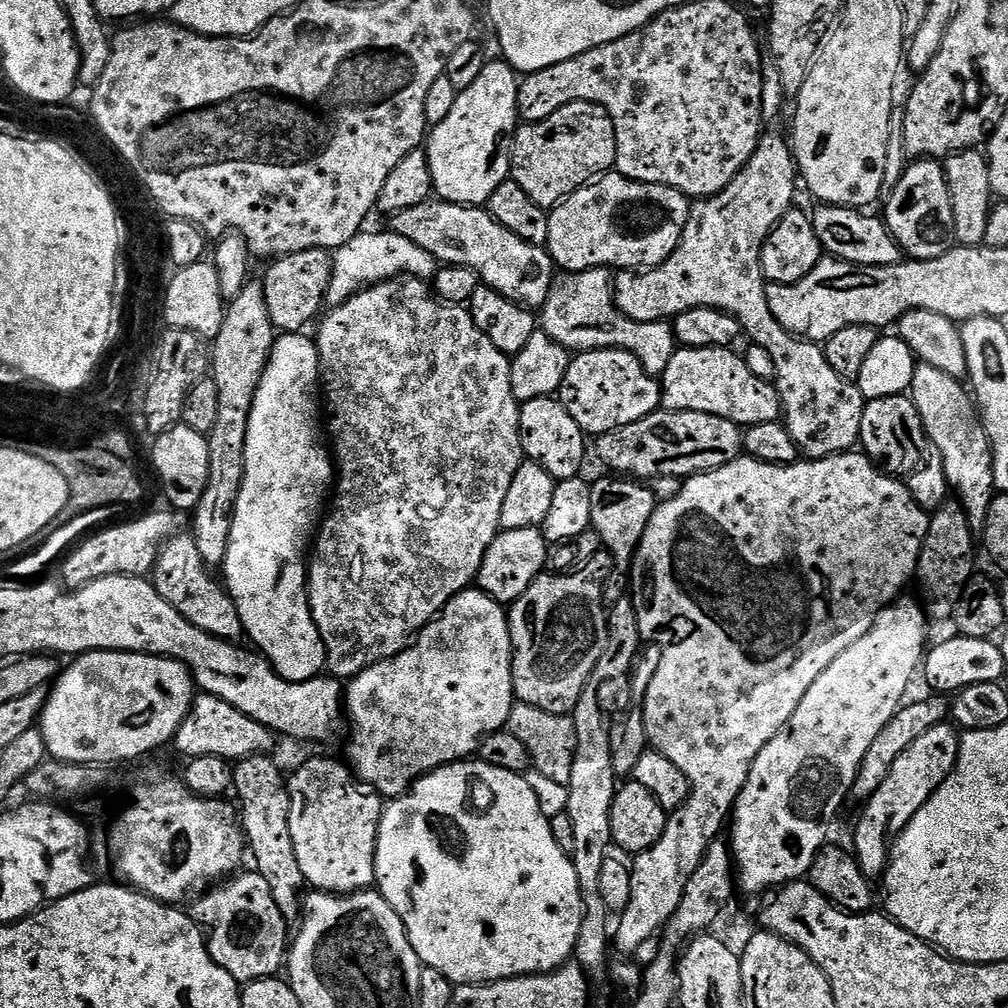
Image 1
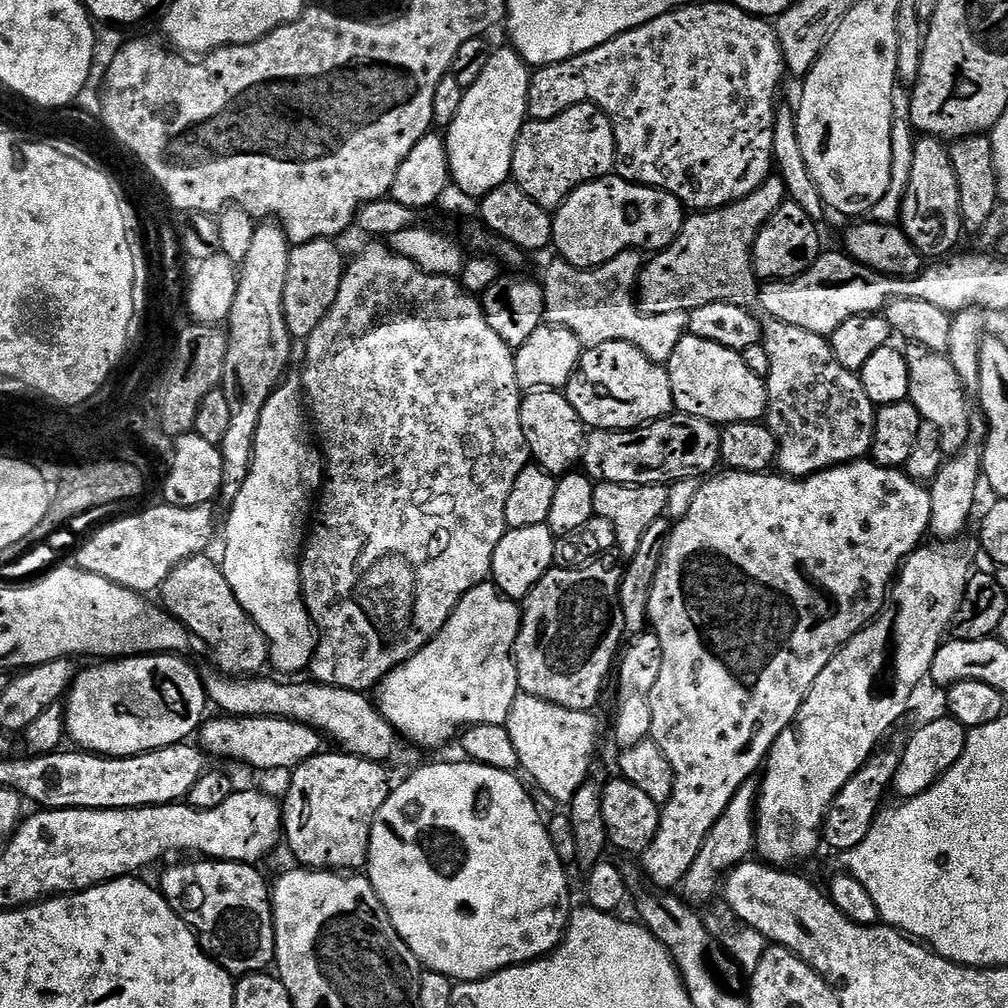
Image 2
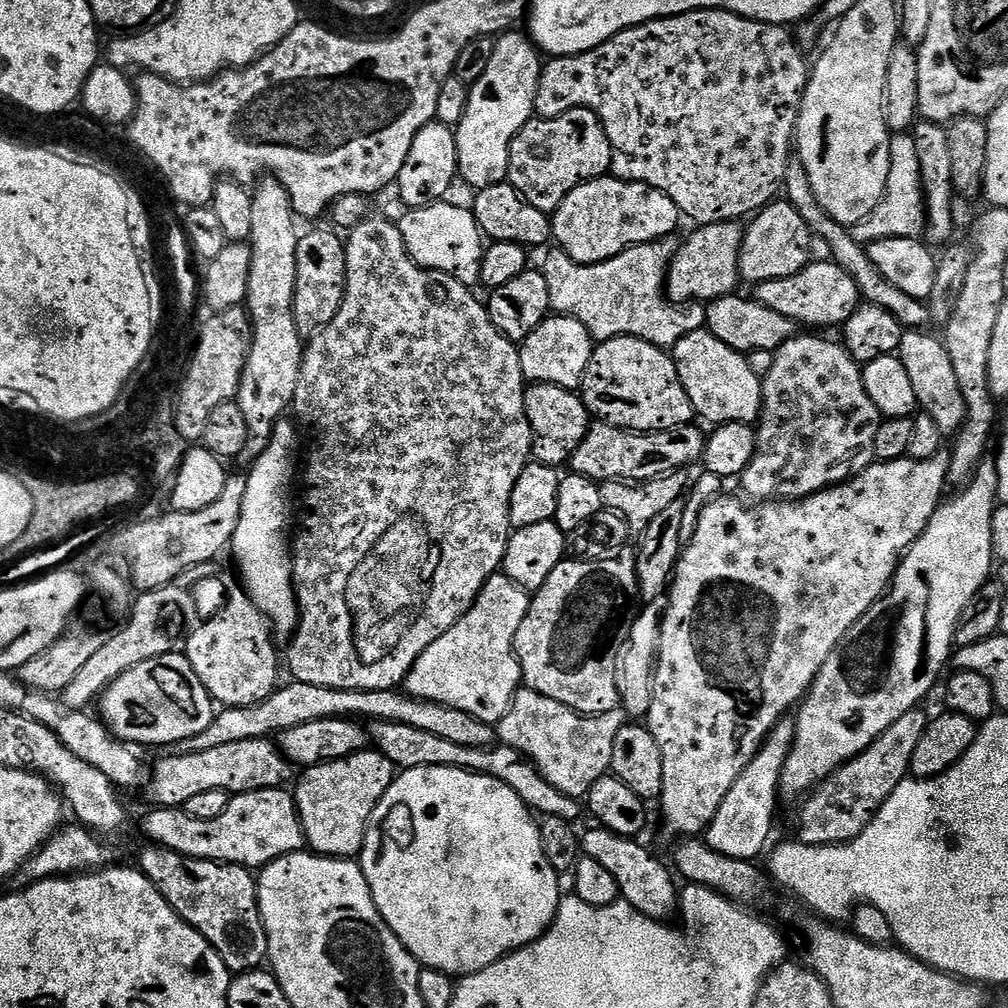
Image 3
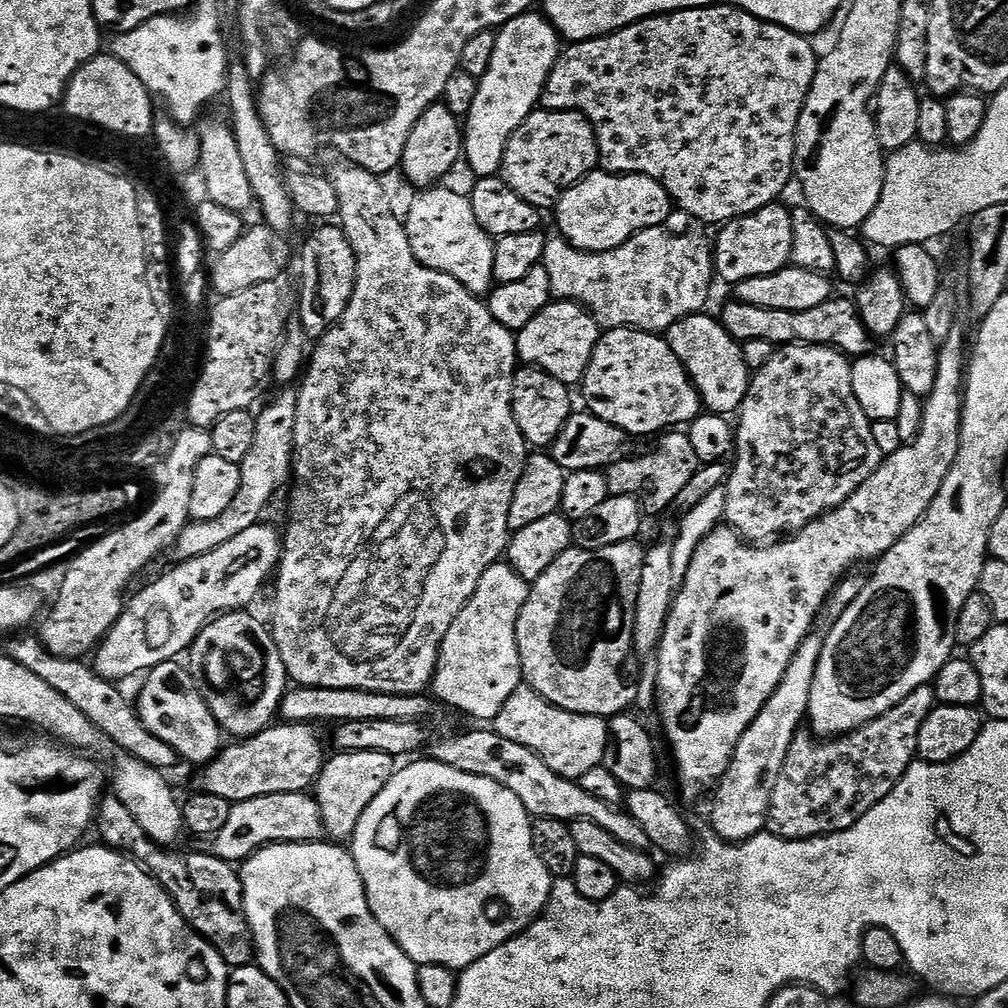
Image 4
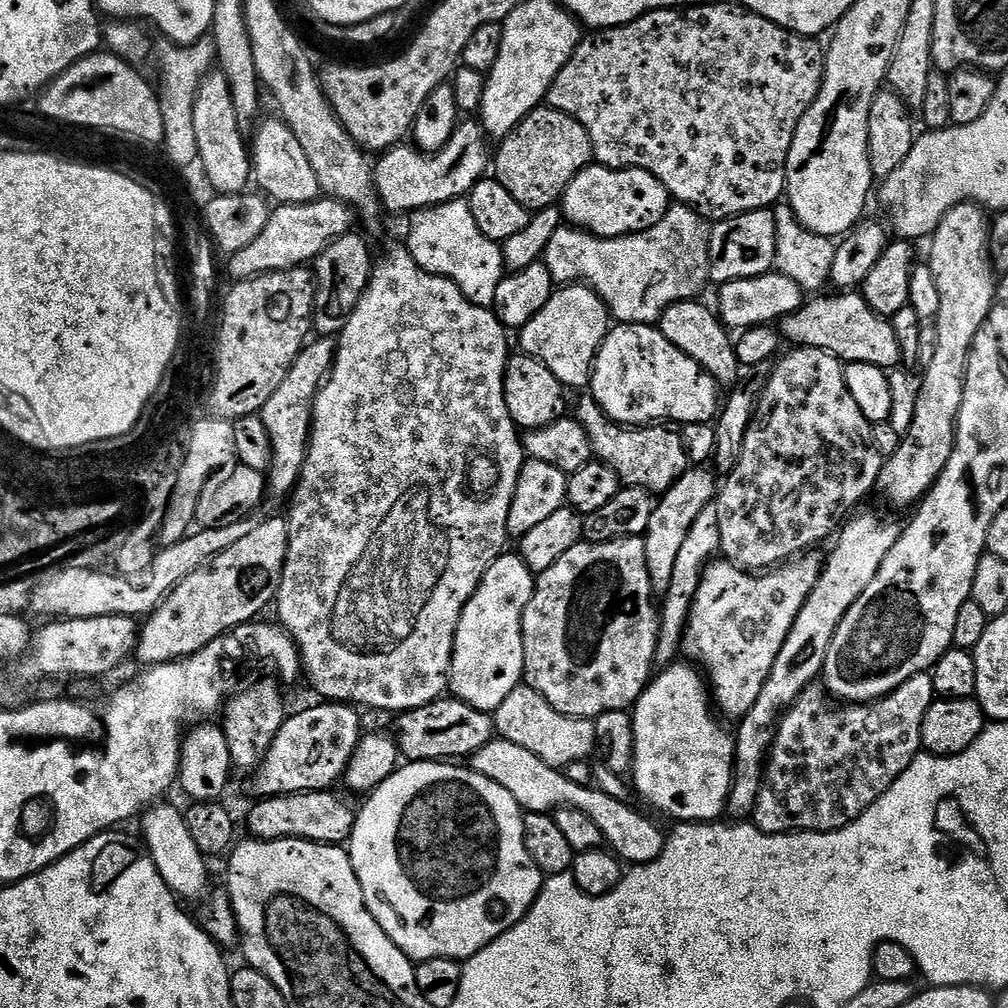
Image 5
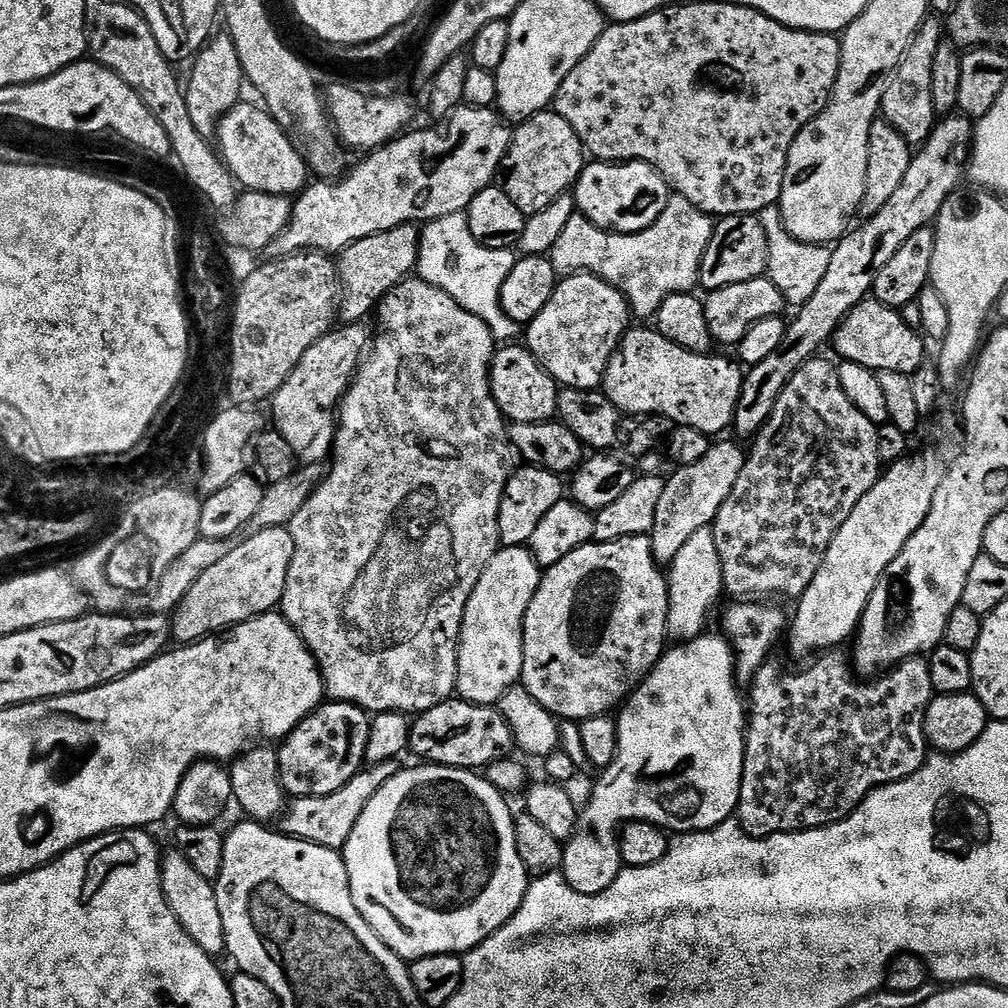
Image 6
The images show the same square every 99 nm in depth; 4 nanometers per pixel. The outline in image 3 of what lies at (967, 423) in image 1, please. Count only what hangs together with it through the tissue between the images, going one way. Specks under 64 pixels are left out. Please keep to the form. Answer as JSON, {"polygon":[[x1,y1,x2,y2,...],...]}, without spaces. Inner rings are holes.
{"polygon":[[928,330,905,331,898,355,910,377,910,383,914,385,916,403,922,409,923,415,934,418,934,426,938,426,941,437,955,437,963,426,964,415,968,411,943,339,939,335,931,336]]}

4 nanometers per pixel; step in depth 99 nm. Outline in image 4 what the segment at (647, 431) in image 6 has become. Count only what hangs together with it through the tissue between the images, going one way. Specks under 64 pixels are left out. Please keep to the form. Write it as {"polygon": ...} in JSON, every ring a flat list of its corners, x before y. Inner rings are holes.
{"polygon":[[668,430,659,440,660,445,653,452,648,452,645,456,629,455,607,469,608,491,611,495,634,496,645,509,653,508,656,512,663,508,671,509,675,505,682,486,686,486,686,482,690,482,690,478,698,474,702,465,687,431]]}

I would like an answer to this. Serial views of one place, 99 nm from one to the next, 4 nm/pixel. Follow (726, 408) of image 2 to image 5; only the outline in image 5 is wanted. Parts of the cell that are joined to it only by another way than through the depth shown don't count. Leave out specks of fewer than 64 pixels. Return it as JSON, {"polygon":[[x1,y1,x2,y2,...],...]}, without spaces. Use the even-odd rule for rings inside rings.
{"polygon":[[699,299,683,300,667,308,658,322,660,333,670,342,674,342,674,346,678,346,682,354,694,358,698,366,702,366,715,378,717,385,735,385,742,375,742,365,736,356,733,337,728,337,731,336,729,329,724,327,719,315,700,303]]}

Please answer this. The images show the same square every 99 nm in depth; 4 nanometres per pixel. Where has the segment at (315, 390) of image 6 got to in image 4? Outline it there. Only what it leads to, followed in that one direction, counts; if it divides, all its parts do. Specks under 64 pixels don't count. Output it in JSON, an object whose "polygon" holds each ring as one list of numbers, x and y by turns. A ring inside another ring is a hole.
{"polygon":[[284,390,280,397,273,404,265,406,256,416,256,429,254,430,254,446,250,446,250,454,240,463,240,489,234,496,234,502,226,508,225,513,218,514,218,518,213,520,192,520,182,530,182,534,175,542,175,547,180,548,178,554,180,560,198,558,202,554,210,554,210,550,218,550,218,546,230,542,230,538,238,538,242,530,250,530,255,524,261,523,264,511,268,508,268,503,272,500,272,495,283,486,289,483,290,477,294,472,294,418,296,417,296,392]]}

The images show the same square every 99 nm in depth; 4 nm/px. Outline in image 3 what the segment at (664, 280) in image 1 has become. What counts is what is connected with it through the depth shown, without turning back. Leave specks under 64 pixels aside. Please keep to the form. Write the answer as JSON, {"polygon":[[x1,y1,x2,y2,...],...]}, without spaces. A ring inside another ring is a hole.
{"polygon":[[735,220,721,224,701,224,677,247,666,277,669,300,685,305,689,302,711,302,718,296,731,296,741,287,740,247,744,228],[797,334,782,347,776,349,774,366,770,366,770,374,763,377,762,383,764,385,764,401,760,404,760,419,756,428,756,453,750,462,750,466,746,466,742,477,745,492,743,495,745,497,753,496,751,499,756,502,767,502,777,498,798,500,802,496,813,496,815,492,820,492,824,488,832,488,836,484,841,484,844,480,850,480,874,463,876,460,876,435,880,429,882,417,874,406,874,402,870,402,870,394,866,394,861,365,857,364,855,358,844,349,843,343,836,341,835,344,834,341,823,340,820,336]]}

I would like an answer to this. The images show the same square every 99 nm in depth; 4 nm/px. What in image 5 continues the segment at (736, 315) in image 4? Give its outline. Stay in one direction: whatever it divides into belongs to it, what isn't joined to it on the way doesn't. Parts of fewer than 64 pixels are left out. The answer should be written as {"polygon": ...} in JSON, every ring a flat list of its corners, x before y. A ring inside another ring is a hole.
{"polygon":[[844,290,836,294,840,296,824,295,817,295,817,300,809,299,794,314,779,321,778,331,787,343,789,340,792,346,801,349,821,348,848,364,869,364,892,370,901,363,898,334,894,334,891,319,870,310,863,294]]}

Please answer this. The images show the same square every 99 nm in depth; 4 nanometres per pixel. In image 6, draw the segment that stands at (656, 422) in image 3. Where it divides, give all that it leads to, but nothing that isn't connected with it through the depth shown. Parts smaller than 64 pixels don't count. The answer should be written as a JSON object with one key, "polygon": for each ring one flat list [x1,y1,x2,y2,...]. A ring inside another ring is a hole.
{"polygon":[[636,328,625,332,610,358,604,375,602,391,618,406,618,410,627,412,632,418,663,418,673,420,673,425,692,427,698,432,713,434,732,428,734,410,738,406,738,394,742,390,744,372,735,359,727,360,724,356,707,352,691,352,674,342,670,342,660,332,648,328]]}

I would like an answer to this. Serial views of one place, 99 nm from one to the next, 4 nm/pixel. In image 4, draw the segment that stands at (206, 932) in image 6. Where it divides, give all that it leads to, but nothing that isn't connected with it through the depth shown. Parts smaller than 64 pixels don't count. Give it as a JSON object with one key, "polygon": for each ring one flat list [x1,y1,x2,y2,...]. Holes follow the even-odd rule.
{"polygon":[[117,751,116,761,110,772,110,788,115,796,138,818,138,826,146,830,148,837,156,844,172,846,179,838,180,832,185,831,184,810,181,801,176,801,176,792,168,785,168,776,163,771,151,768,149,765,129,756,128,753]]}

